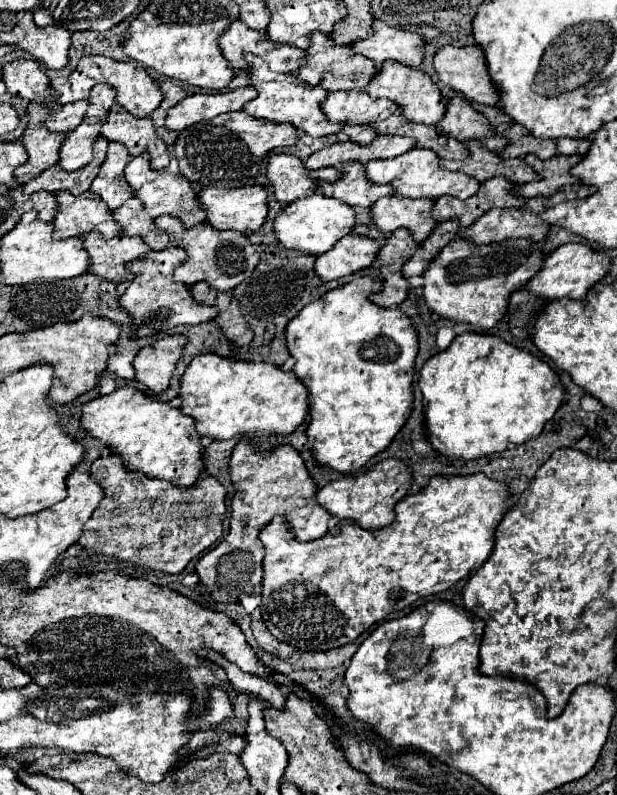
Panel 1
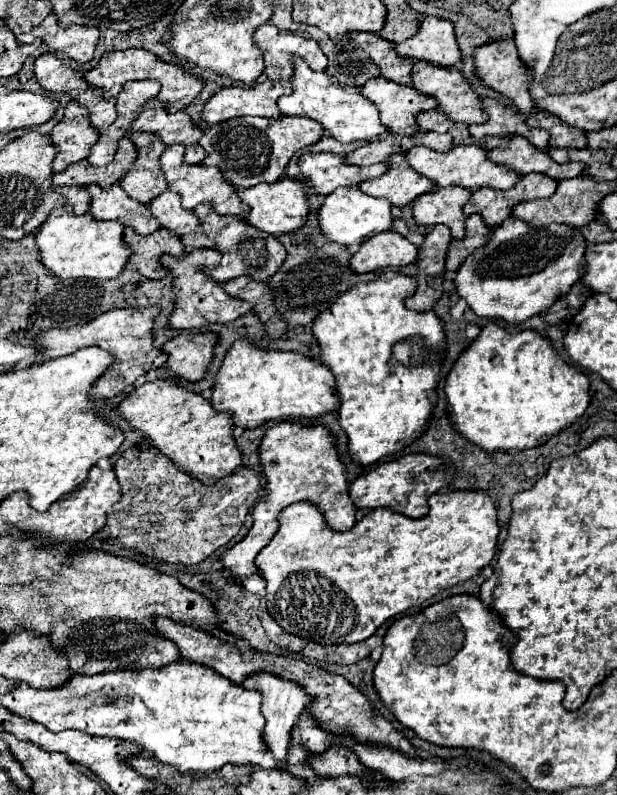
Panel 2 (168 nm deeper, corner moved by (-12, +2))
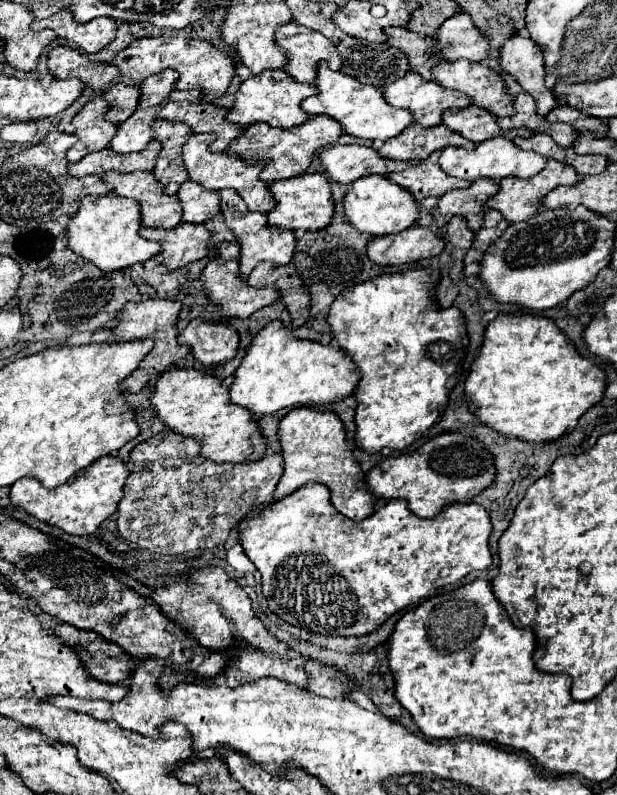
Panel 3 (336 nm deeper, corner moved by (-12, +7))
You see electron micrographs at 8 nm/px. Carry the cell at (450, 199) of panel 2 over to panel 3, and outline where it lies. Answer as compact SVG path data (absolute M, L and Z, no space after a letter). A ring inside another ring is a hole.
M490 178L476 180L466 190L452 190L438 198L438 212L444 216L466 216L468 228L474 232L484 224L484 204L490 196L500 190L500 184L492 182Z

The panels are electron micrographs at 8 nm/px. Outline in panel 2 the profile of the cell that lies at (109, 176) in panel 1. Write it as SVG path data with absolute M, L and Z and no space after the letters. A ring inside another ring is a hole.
M132 133L130 139L138 157L130 171L126 171L116 183L128 193L128 197L140 203L148 203L152 197L166 191L166 181L158 167L158 157L164 149L164 143L150 133Z

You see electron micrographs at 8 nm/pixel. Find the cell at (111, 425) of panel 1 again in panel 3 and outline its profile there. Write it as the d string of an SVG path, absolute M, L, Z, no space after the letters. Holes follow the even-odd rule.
M194 368L166 370L154 386L150 400L160 422L182 436L202 440L202 456L214 462L250 462L260 460L266 452L266 438L252 412L244 406L236 406L230 400L228 386L216 376Z

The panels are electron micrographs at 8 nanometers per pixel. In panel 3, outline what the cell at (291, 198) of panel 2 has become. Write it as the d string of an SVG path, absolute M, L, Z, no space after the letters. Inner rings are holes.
M304 174L294 176L292 180L280 180L270 186L272 196L276 198L276 208L268 212L268 220L272 226L288 228L288 230L322 230L332 222L334 200L330 182L324 174Z

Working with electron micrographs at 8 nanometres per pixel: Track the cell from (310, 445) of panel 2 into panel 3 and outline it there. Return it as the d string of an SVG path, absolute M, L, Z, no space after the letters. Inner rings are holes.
M308 406L294 408L280 420L278 436L284 450L284 476L276 486L274 500L292 494L306 482L320 482L330 488L332 504L350 520L360 522L374 514L378 498L370 492L354 452L346 446L346 430L338 414L330 410L314 410Z

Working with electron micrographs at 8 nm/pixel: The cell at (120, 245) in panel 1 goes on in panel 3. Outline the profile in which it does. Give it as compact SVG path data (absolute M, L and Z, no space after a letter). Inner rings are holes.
M182 222L180 226L176 226L172 230L144 226L140 232L142 232L140 236L162 244L160 260L162 260L162 264L166 264L172 270L212 254L212 248L208 244L212 232L204 224Z

